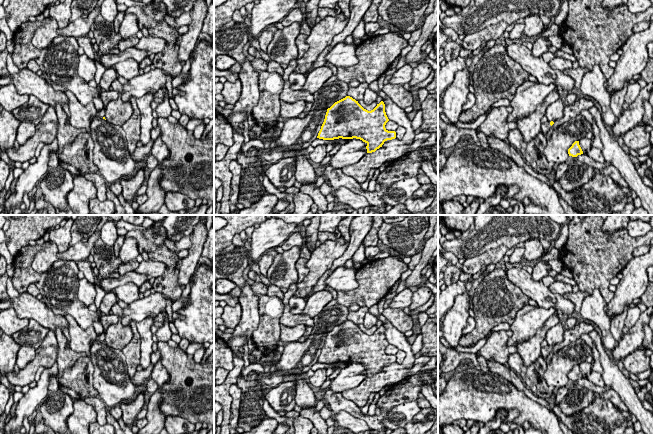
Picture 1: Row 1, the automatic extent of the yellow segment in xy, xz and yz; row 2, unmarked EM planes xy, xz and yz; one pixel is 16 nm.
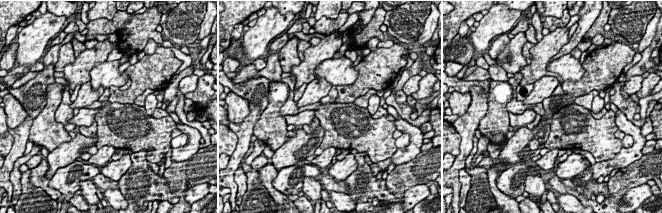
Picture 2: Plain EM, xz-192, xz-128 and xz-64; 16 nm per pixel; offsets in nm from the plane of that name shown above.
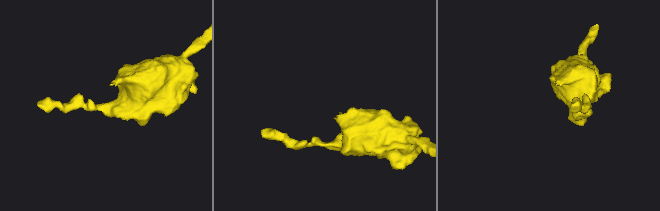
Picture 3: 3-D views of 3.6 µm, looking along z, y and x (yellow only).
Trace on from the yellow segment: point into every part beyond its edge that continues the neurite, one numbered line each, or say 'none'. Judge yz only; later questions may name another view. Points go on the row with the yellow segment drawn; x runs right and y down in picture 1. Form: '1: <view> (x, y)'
1: yz (545, 127)

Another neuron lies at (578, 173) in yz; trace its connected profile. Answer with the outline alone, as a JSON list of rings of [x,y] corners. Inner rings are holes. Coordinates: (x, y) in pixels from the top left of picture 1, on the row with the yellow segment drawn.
[[[573,161],[568,164],[567,171],[557,181],[562,189],[571,192],[582,187],[594,176],[593,167],[580,161]]]

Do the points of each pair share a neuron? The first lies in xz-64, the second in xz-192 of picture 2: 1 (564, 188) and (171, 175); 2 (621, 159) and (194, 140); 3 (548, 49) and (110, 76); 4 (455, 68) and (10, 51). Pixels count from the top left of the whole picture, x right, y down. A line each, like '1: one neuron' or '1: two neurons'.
1: one neuron
2: one neuron
3: two neurons
4: one neuron

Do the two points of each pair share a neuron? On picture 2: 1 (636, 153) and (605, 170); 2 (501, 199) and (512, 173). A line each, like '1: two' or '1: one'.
1: one
2: two

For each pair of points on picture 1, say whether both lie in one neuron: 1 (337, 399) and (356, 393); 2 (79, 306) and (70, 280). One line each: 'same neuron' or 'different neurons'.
1: different neurons
2: same neuron

